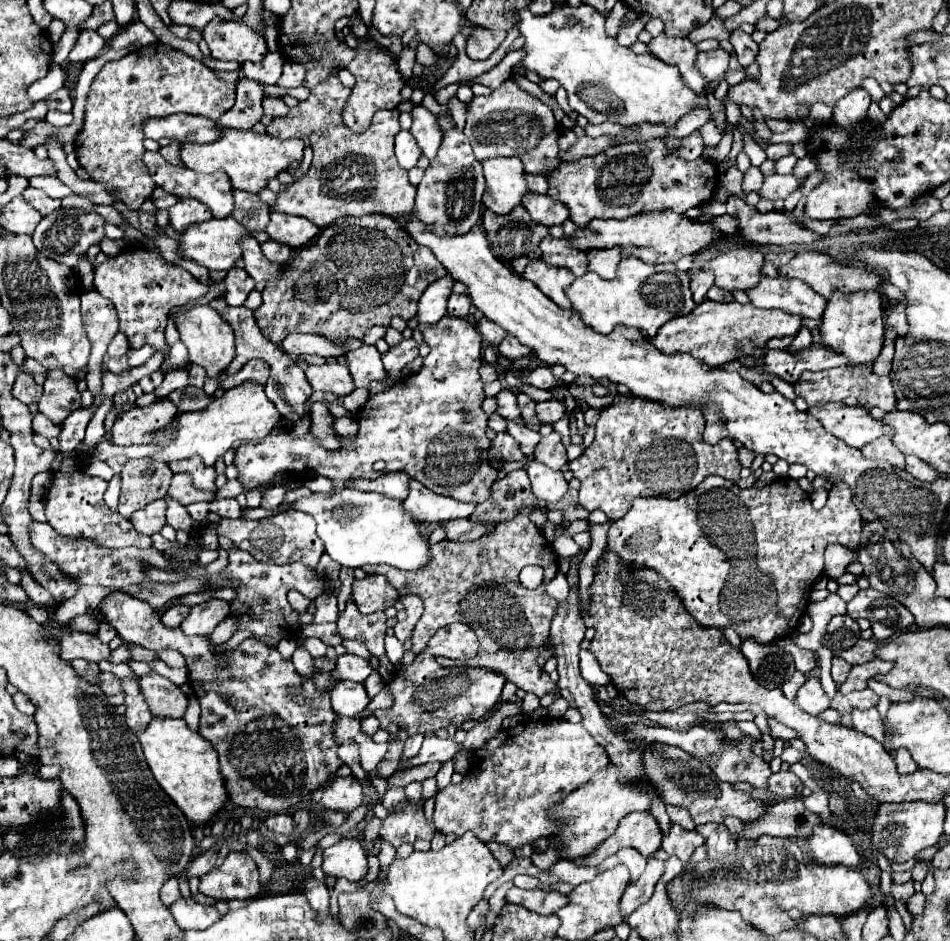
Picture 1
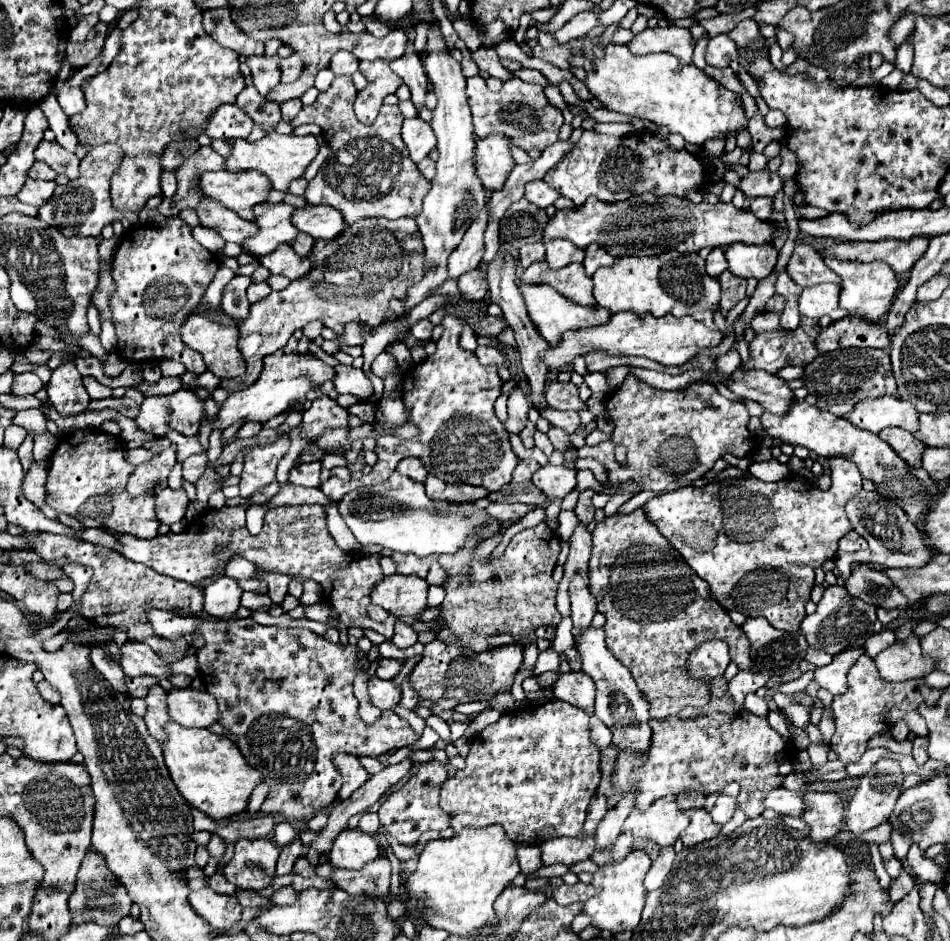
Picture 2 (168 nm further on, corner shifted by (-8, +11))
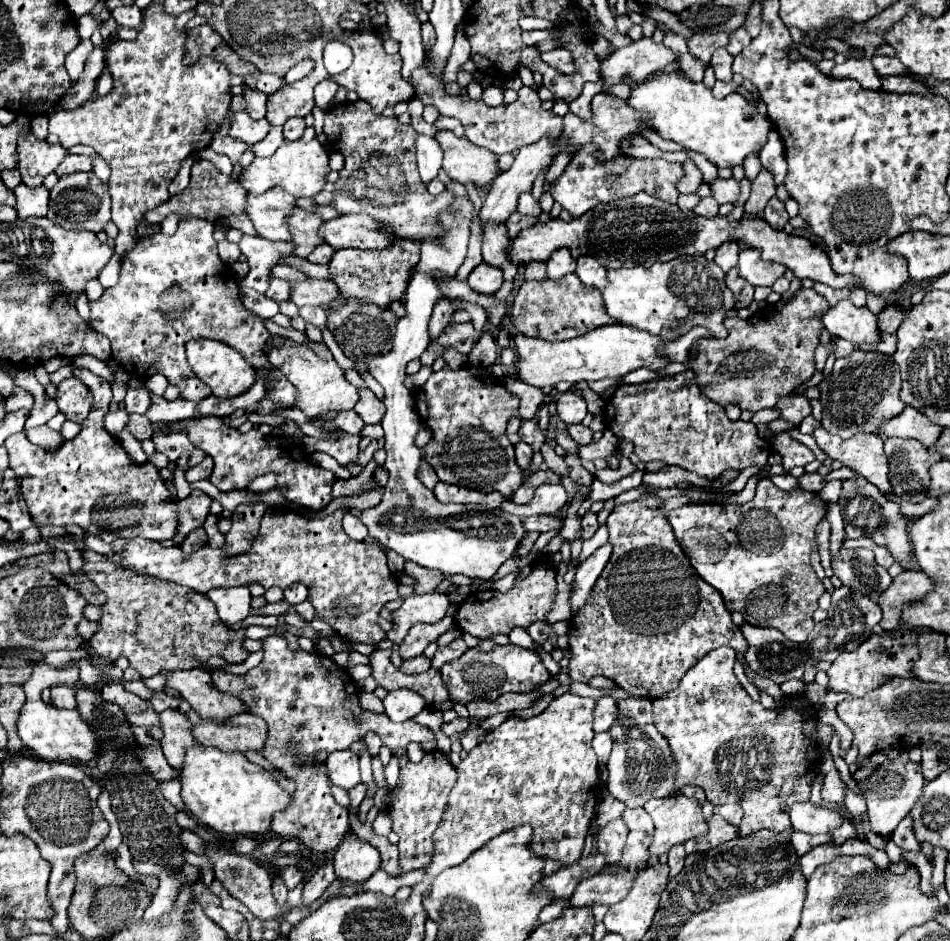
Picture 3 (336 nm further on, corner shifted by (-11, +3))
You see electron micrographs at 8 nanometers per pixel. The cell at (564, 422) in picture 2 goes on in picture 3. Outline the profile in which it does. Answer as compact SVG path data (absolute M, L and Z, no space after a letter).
M582 424L570 426L570 436L572 436L578 444L592 444L592 430L590 430L588 426L582 426Z

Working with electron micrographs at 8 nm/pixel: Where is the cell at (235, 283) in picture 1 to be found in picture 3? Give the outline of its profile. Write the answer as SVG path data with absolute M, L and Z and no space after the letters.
M274 278L274 280L270 282L270 288L268 288L266 296L272 298L274 302L284 302L284 300L290 300L290 292L292 292L290 282L280 280L280 278Z

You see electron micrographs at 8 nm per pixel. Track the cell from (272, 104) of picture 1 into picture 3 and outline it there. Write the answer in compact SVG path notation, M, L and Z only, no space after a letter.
M288 118L284 124L284 138L286 140L300 140L304 134L306 122L304 118Z

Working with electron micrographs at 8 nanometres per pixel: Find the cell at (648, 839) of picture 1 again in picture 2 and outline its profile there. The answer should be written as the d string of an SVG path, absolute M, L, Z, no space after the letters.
M665 796L665 798L659 798L657 802L653 802L647 810L633 812L627 818L627 824L625 826L627 826L627 830L633 832L635 838L647 838L647 840L653 840L655 844L659 844L661 848L667 848L667 846L675 844L675 840L687 828L687 824L689 824L689 818L677 808L675 796Z

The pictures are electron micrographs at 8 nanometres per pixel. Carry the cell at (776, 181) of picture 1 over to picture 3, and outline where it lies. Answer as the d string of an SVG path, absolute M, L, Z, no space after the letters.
M716 178L712 184L710 184L710 190L712 190L712 196L718 204L724 204L724 202L734 202L740 194L740 184L734 180L734 178L728 178L728 180L722 180L722 178Z

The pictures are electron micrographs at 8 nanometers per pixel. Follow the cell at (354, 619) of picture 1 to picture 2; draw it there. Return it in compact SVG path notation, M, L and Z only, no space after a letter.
M301 504L301 506L275 508L275 510L269 510L267 512L267 518L265 520L267 522L265 522L263 530L257 536L251 536L247 532L247 528L245 528L245 506L223 506L223 508L217 508L217 510L207 510L197 524L187 526L187 530L178 534L169 532L163 536L157 535L151 540L137 538L133 534L115 534L115 532L111 532L111 534L119 540L117 552L123 554L125 558L129 558L133 562L139 562L139 564L145 564L145 566L149 566L149 568L154 569L159 574L165 574L165 576L171 576L171 578L177 578L177 580L183 580L183 582L189 582L189 584L195 584L201 578L215 574L217 564L219 562L227 562L235 554L245 556L247 560L251 560L253 564L259 564L261 568L265 568L269 572L275 572L277 570L279 574L295 576L295 578L301 578L301 580L315 580L315 582L319 582L323 586L325 596L329 594L329 600L331 600L333 608L337 610L337 616L339 616L339 620L343 624L347 624L347 626L359 626L359 628L373 628L379 634L383 634L385 638L389 638L389 640L393 638L393 624L395 624L397 618L385 620L385 622L375 622L367 614L369 594L371 594L373 586L383 578L383 572L381 572L381 566L379 566L381 554L355 556L355 554L343 552L335 544L335 540L331 538L331 534L327 532L325 510L319 504Z

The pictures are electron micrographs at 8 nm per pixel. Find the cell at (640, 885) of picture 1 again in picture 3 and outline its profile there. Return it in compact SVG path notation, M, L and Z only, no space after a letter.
M674 846L670 852L668 852L668 866L670 866L670 876L674 878L682 868L684 868L684 858L686 858L686 852L684 852L684 846Z

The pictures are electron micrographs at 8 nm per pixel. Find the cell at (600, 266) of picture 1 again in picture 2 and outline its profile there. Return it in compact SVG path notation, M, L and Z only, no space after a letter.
M589 244L583 266L585 266L587 276L593 276L599 266L609 266L609 264L613 264L613 260L615 258L609 256L609 252L605 252L605 248L601 248L599 244Z

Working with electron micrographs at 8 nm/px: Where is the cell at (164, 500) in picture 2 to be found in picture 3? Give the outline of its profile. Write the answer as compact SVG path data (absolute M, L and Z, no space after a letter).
M192 490L188 500L180 500L178 502L178 512L180 512L178 532L190 534L192 530L200 528L206 516L210 514L210 504L212 504L212 498L200 490Z

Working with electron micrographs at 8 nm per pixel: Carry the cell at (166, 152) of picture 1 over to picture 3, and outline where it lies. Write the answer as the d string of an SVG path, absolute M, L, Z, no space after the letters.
M198 160L192 166L192 178L190 178L188 188L182 194L174 196L172 202L166 202L160 208L154 208L152 212L148 212L148 216L144 216L144 220L148 224L160 224L168 214L176 212L178 216L198 216L202 220L210 220L212 224L216 224L220 228L238 228L248 236L252 236L252 234L258 236L256 228L252 228L252 222L248 220L248 216L244 212L244 200L246 200L246 192L240 186L240 182L218 172L218 168L212 162Z

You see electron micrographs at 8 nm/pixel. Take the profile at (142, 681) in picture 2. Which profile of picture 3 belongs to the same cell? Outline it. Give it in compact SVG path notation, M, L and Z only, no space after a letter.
M154 692L154 696L152 696L150 704L154 706L154 710L156 710L156 712L164 712L164 710L168 710L168 708L172 708L172 710L178 710L178 706L180 706L180 700L182 700L182 698L168 696L168 694L164 694L164 692Z

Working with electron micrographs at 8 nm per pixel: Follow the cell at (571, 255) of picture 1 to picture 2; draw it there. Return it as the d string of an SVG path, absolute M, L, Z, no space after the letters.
M549 240L549 242L545 242L545 248L547 248L545 260L547 260L549 268L563 268L565 264L583 262L583 258L585 258L585 250L577 248L569 240Z

